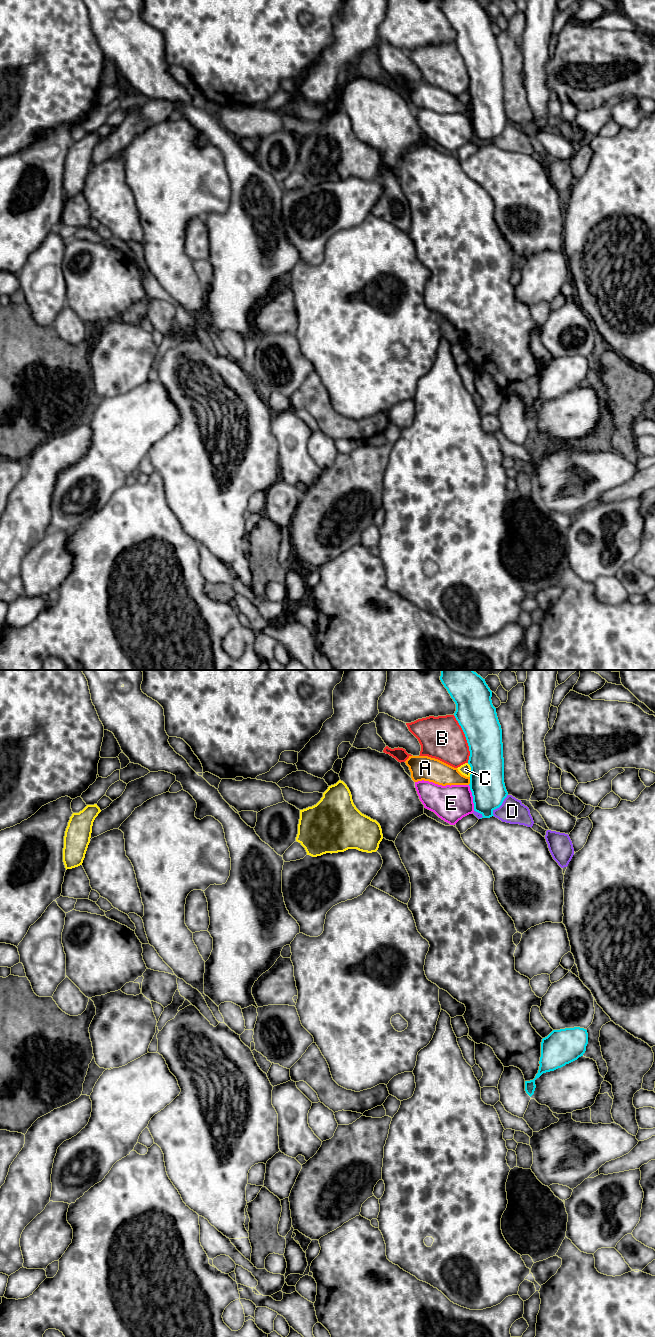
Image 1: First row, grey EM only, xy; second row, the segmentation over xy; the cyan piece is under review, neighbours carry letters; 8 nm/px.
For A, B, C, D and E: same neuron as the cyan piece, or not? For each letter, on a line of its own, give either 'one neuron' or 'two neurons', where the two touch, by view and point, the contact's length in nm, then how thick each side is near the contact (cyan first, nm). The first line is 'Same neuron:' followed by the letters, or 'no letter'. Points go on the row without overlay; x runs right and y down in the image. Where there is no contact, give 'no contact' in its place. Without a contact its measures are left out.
Same neuron: no letter
A: two neurons; contact xy (470, 109); length 70 nm; calibres 280 and 180 nm
B: two neurons; contact xy (466, 67); length 400 nm; calibres 320 and 340 nm
C: two neurons; contact xy (471, 98); length 110 nm; calibres 280 and 90 nm
D: two neurons; contact xy (500, 133); length 200 nm; calibres 280 and 200 nm
E: two neurons; contact xy (473, 126); length 220 nm; calibres 280 and 280 nm

